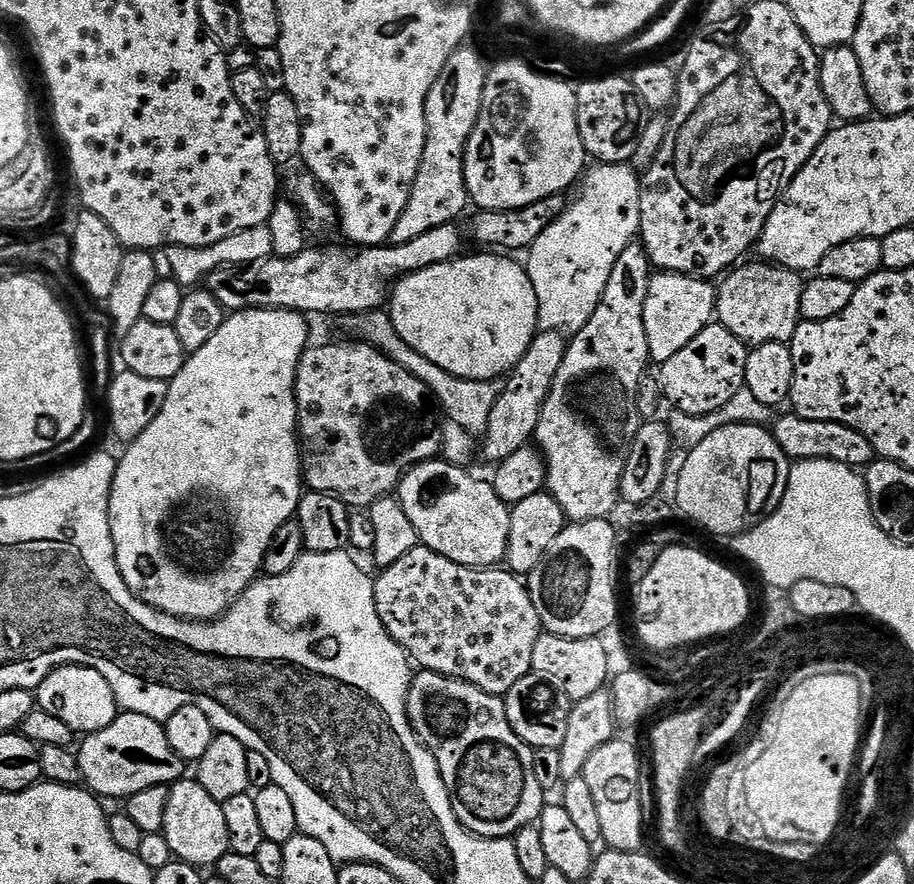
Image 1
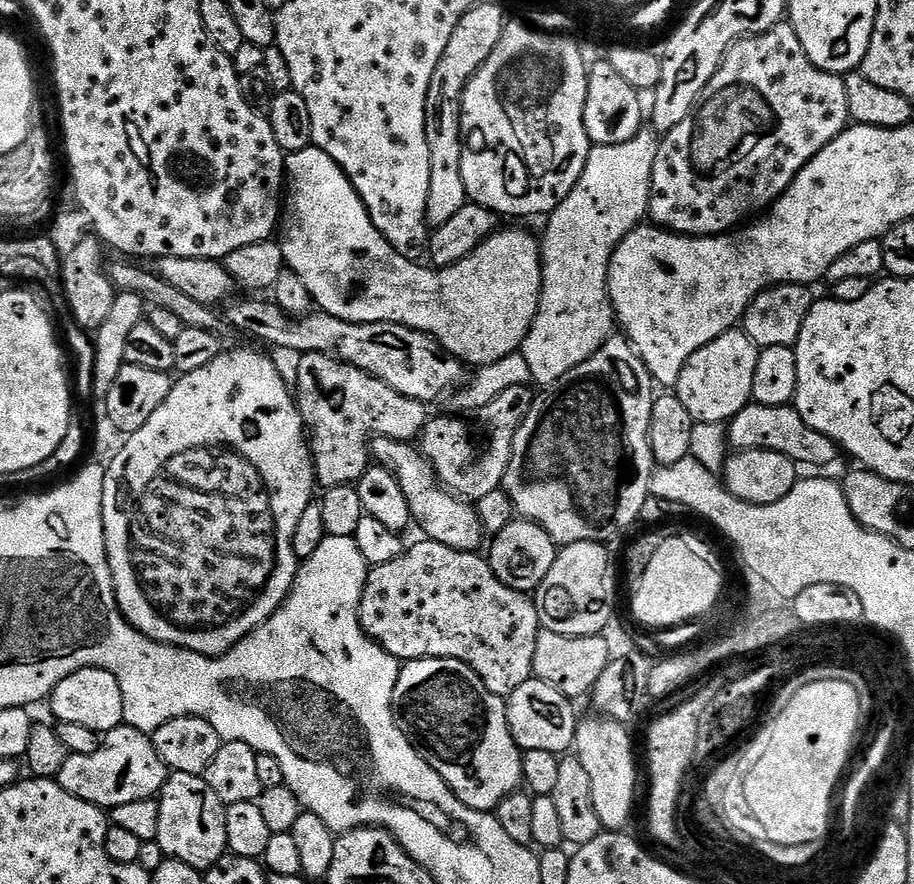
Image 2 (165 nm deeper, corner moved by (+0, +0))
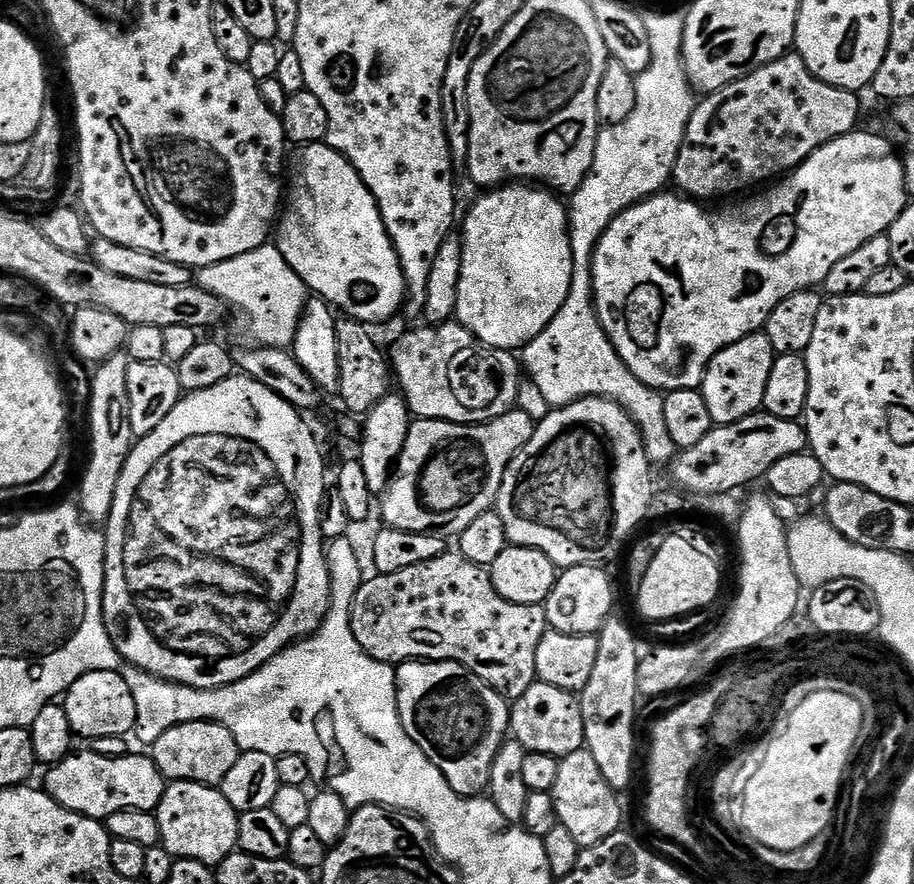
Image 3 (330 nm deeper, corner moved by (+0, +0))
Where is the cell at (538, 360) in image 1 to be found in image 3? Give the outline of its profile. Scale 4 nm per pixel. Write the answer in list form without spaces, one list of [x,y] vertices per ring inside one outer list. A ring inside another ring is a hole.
[[[519,410],[502,414],[485,424],[455,424],[445,420],[413,419],[408,425],[408,437],[400,451],[400,458],[394,465],[394,478],[389,479],[387,488],[384,489],[379,497],[378,516],[380,512],[381,518],[384,519],[383,523],[387,527],[406,530],[407,532],[431,532],[433,534],[449,534],[448,532],[452,532],[452,534],[459,534],[462,530],[466,530],[466,526],[470,526],[470,522],[474,522],[474,518],[478,518],[478,514],[493,511],[496,499],[498,498],[498,490],[502,486],[502,478],[506,474],[510,462],[518,454],[518,450],[522,450],[522,446],[526,446],[526,442],[530,442],[535,429],[536,421],[530,418],[530,414]]]

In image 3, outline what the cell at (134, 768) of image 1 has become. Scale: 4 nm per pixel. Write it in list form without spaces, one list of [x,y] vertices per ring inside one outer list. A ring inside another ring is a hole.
[[[91,750],[73,751],[62,762],[51,765],[44,776],[43,791],[53,796],[63,808],[89,816],[92,820],[104,821],[118,810],[142,810],[155,813],[164,796],[166,781],[151,755],[103,756]]]

